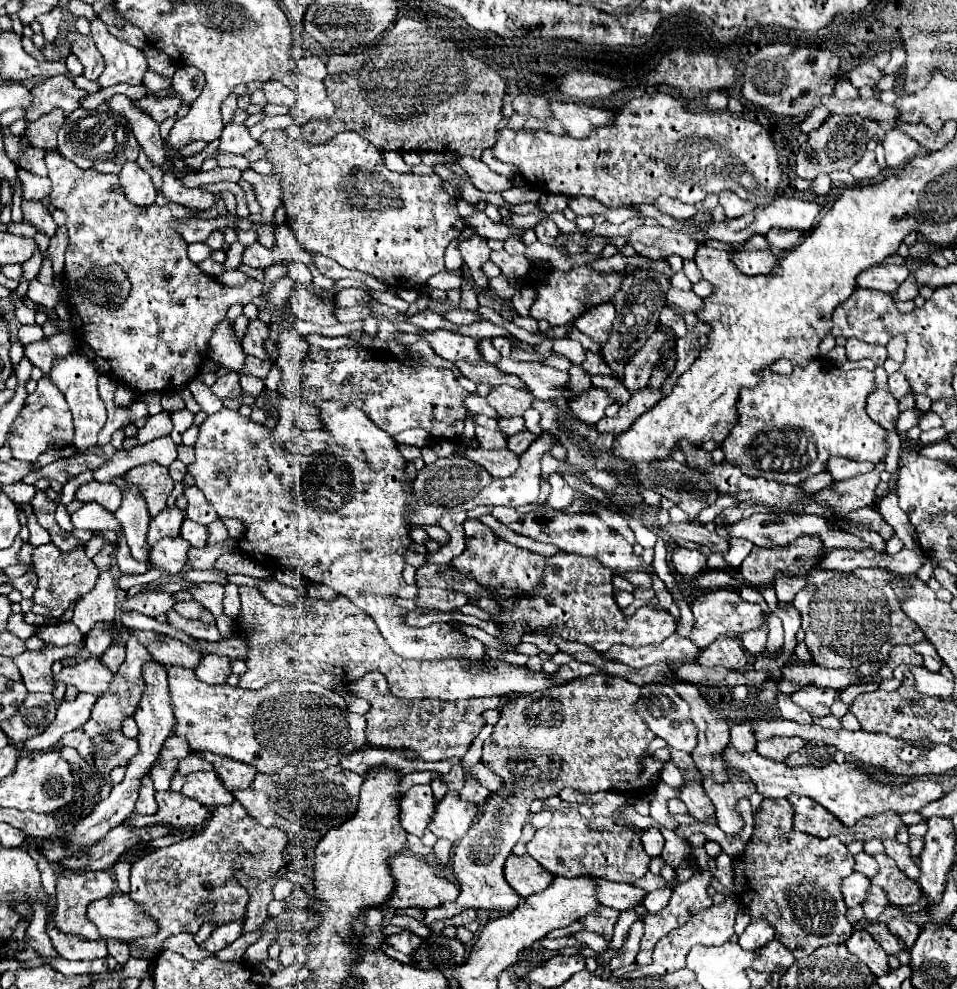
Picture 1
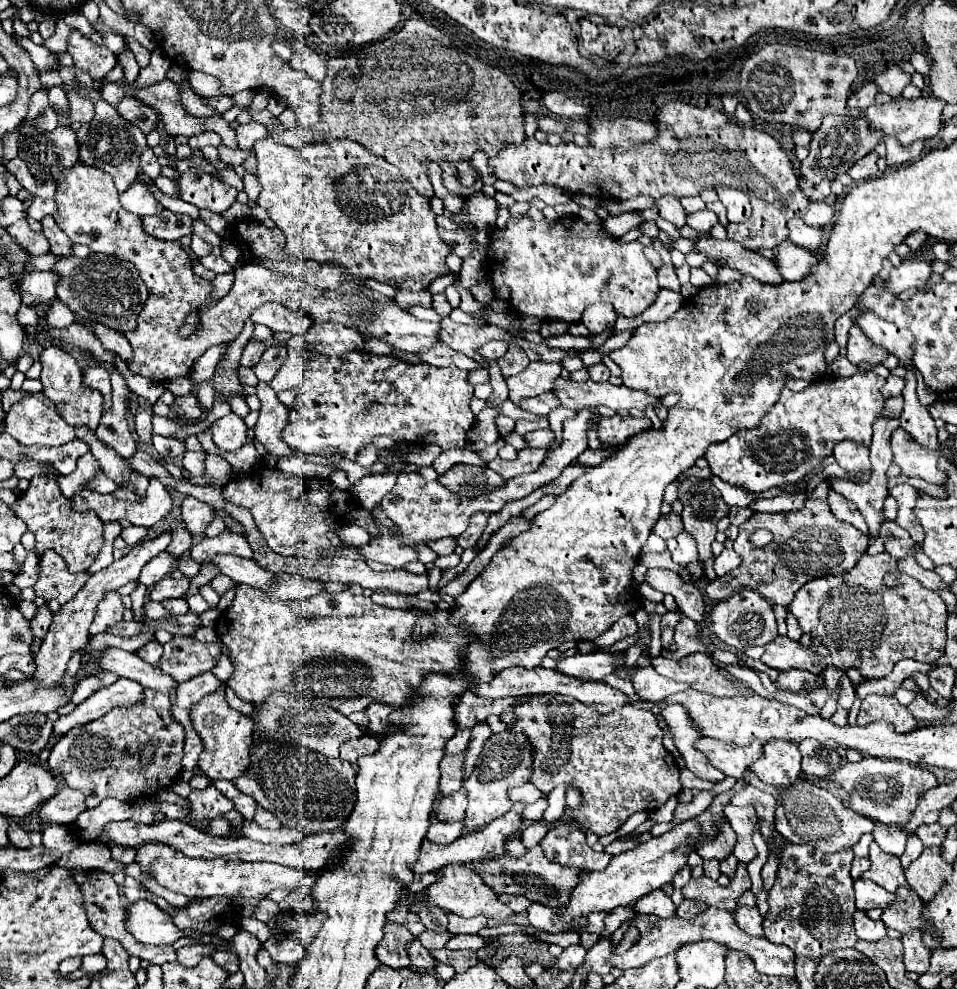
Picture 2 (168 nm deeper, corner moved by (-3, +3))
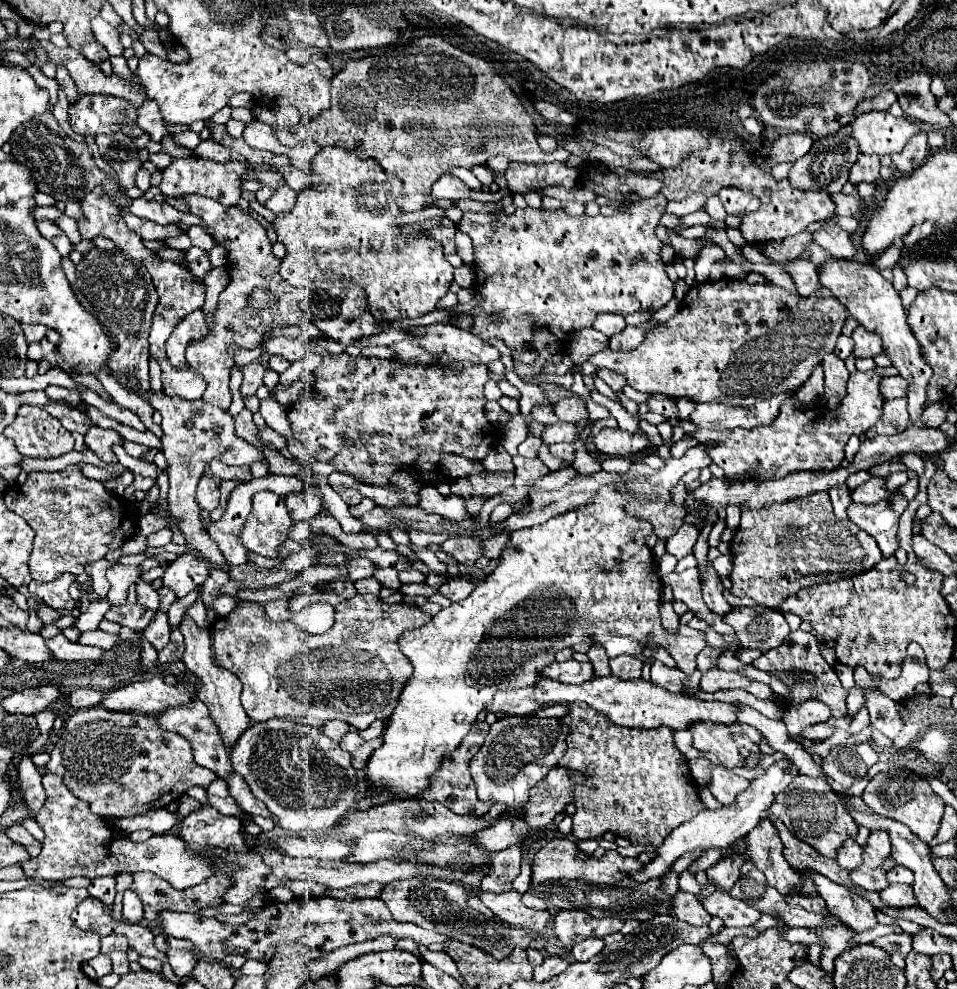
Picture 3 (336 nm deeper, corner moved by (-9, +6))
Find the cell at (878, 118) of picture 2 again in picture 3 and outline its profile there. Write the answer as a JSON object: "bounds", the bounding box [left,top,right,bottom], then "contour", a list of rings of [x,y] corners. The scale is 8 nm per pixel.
{"bounds":[851,111,921,155],"contour":[[[889,111],[863,113],[851,125],[851,135],[857,139],[859,151],[875,155],[899,153],[899,149],[921,131],[919,123],[911,121],[907,115],[893,117]]]}

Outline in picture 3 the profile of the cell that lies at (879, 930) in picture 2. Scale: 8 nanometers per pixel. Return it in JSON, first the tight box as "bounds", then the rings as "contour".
{"bounds":[811,871,877,933],"contour":[[[811,871],[811,873],[813,873],[815,887],[819,889],[821,897],[827,903],[827,909],[831,913],[839,915],[843,923],[851,925],[853,931],[861,933],[861,931],[869,931],[877,925],[875,907],[867,899],[863,899],[857,893],[851,893],[843,885],[837,885],[831,879],[827,879],[815,871]]]}

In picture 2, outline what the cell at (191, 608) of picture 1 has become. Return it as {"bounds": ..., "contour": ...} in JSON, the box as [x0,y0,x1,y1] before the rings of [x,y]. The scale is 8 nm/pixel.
{"bounds":[161,598,189,614],"contour":[[[179,598],[179,600],[163,600],[161,604],[163,604],[163,608],[169,614],[185,614],[185,612],[189,612],[185,598]]]}

